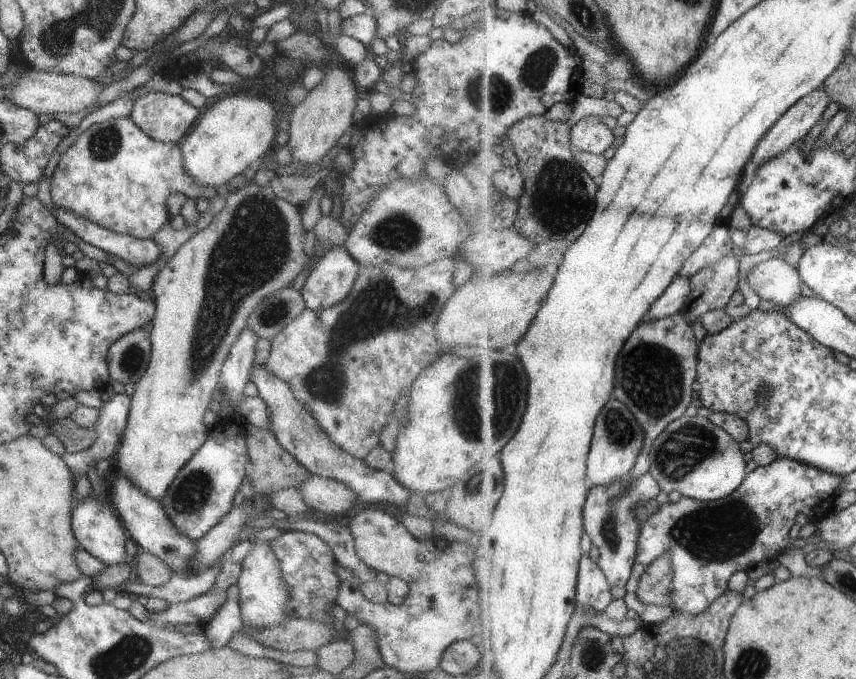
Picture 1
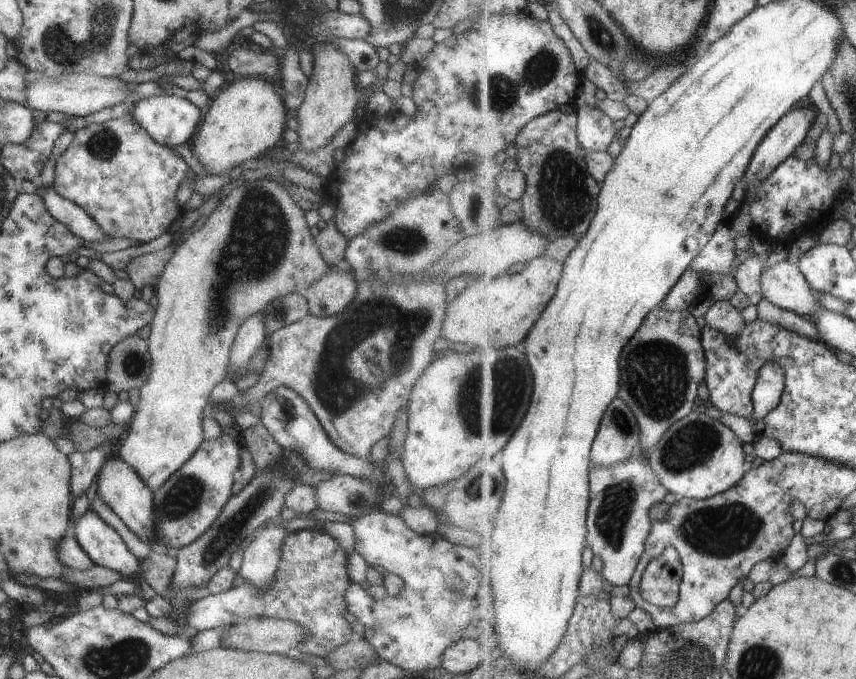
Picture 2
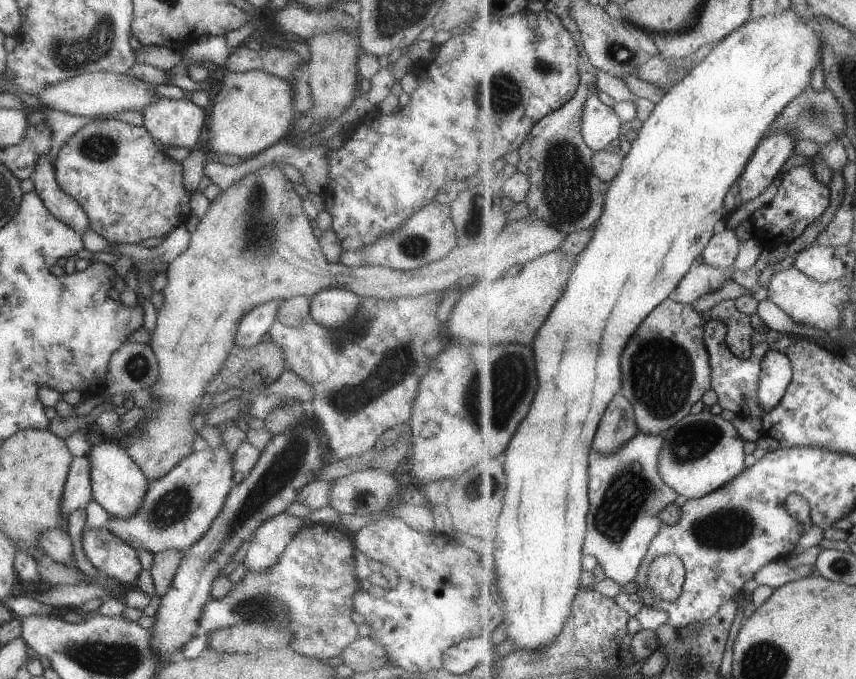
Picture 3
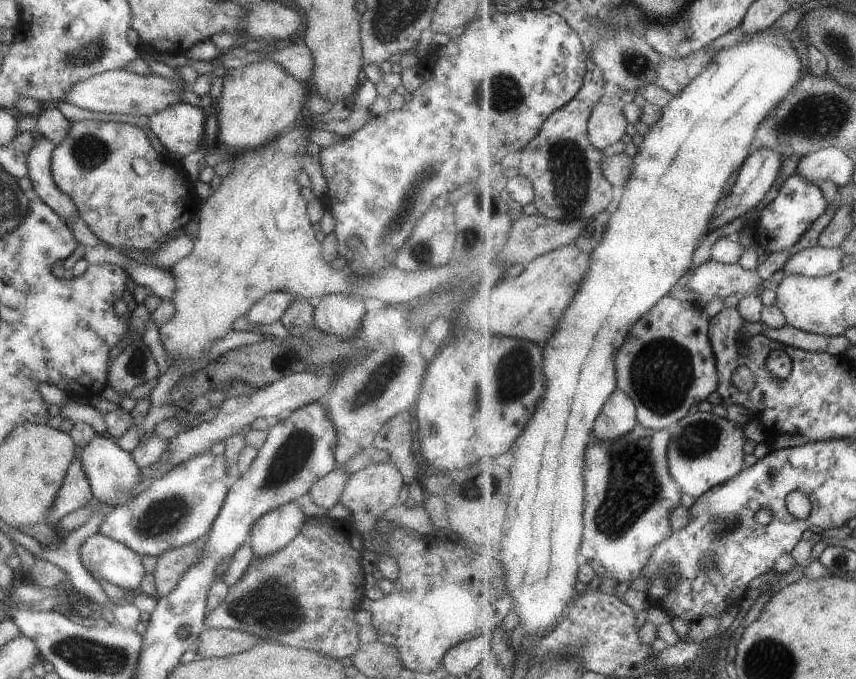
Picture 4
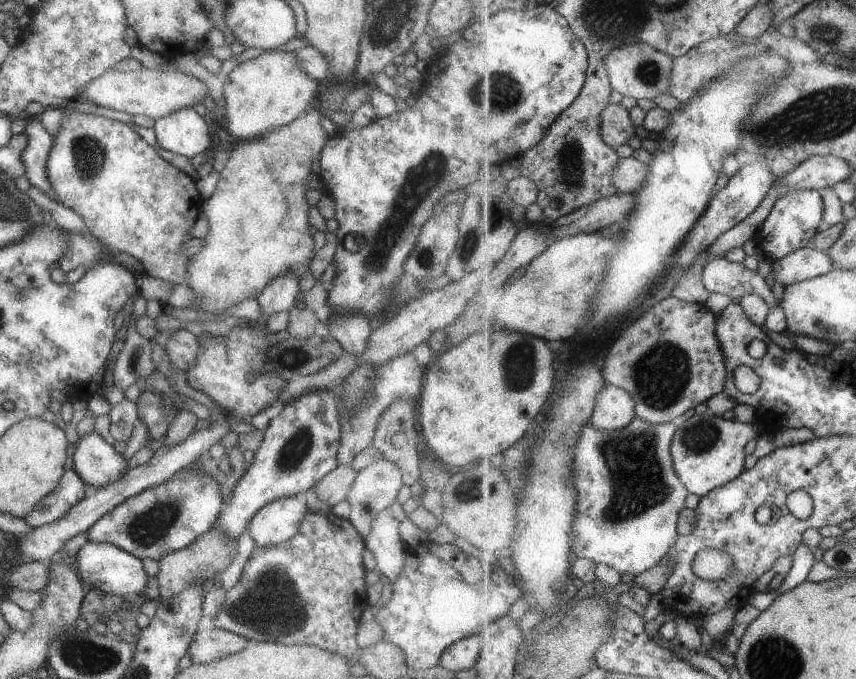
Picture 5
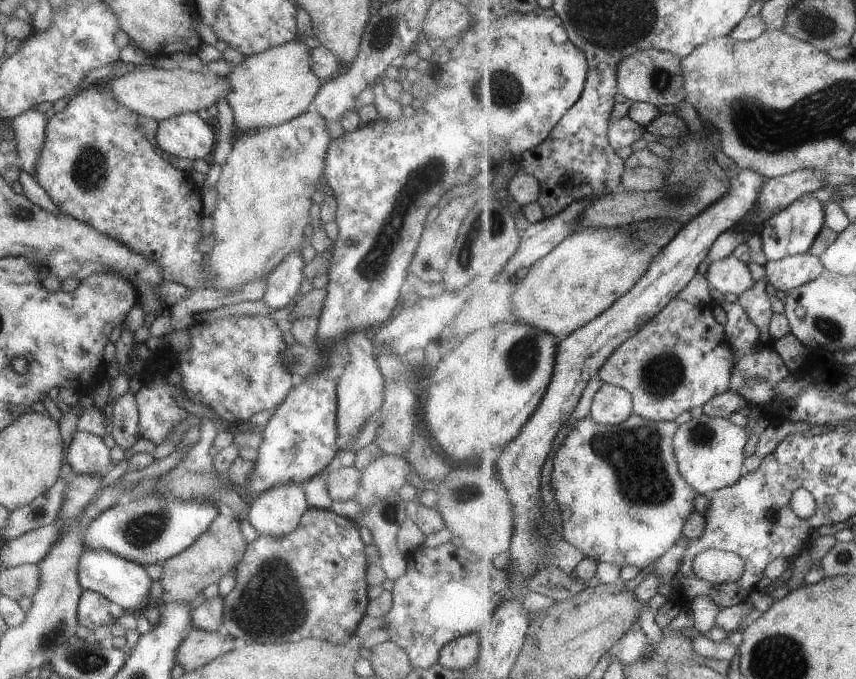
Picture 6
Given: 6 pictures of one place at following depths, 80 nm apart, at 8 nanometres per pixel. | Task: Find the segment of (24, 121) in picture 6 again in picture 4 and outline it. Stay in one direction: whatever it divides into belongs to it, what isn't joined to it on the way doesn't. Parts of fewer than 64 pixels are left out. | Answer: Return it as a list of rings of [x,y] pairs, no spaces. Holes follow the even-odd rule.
[[[43,135],[33,143],[32,149],[26,156],[27,178],[32,184],[31,193],[41,199],[61,220],[74,217],[76,214],[75,205],[70,198],[61,193],[53,182],[49,170],[49,159],[54,144]]]

